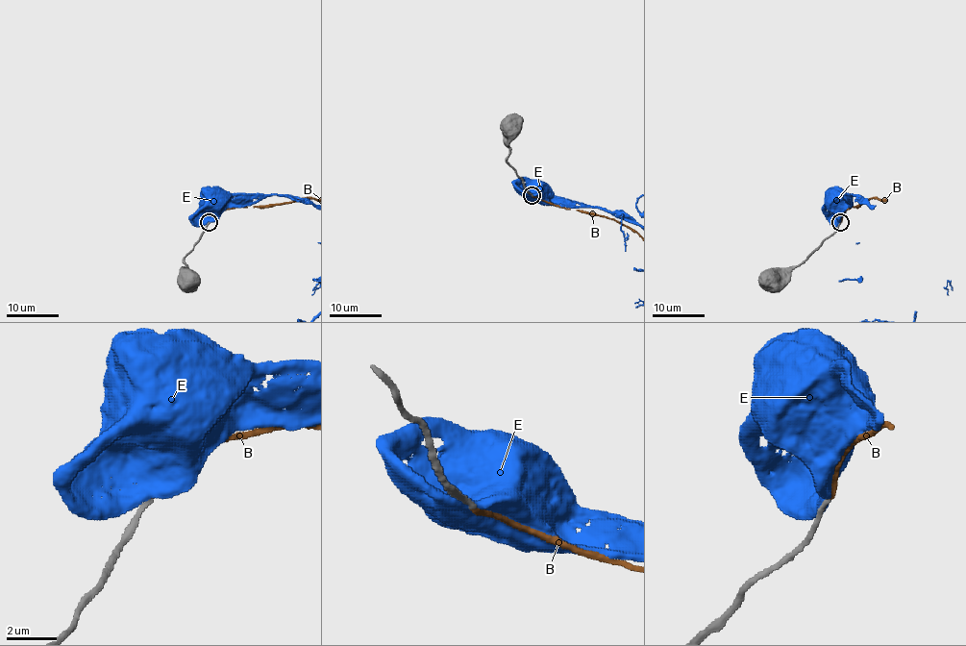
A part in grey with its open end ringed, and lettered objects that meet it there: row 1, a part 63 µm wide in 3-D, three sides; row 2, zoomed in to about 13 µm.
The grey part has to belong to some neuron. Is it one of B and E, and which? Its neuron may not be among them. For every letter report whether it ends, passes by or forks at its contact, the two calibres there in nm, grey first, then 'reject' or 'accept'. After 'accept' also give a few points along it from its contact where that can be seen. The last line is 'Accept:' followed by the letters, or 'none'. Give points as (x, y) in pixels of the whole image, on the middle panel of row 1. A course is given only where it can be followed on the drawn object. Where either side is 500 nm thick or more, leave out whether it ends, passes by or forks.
B: it ends | 190/200 nm | accept
E: 200/650 nm | reject
Accept: B

